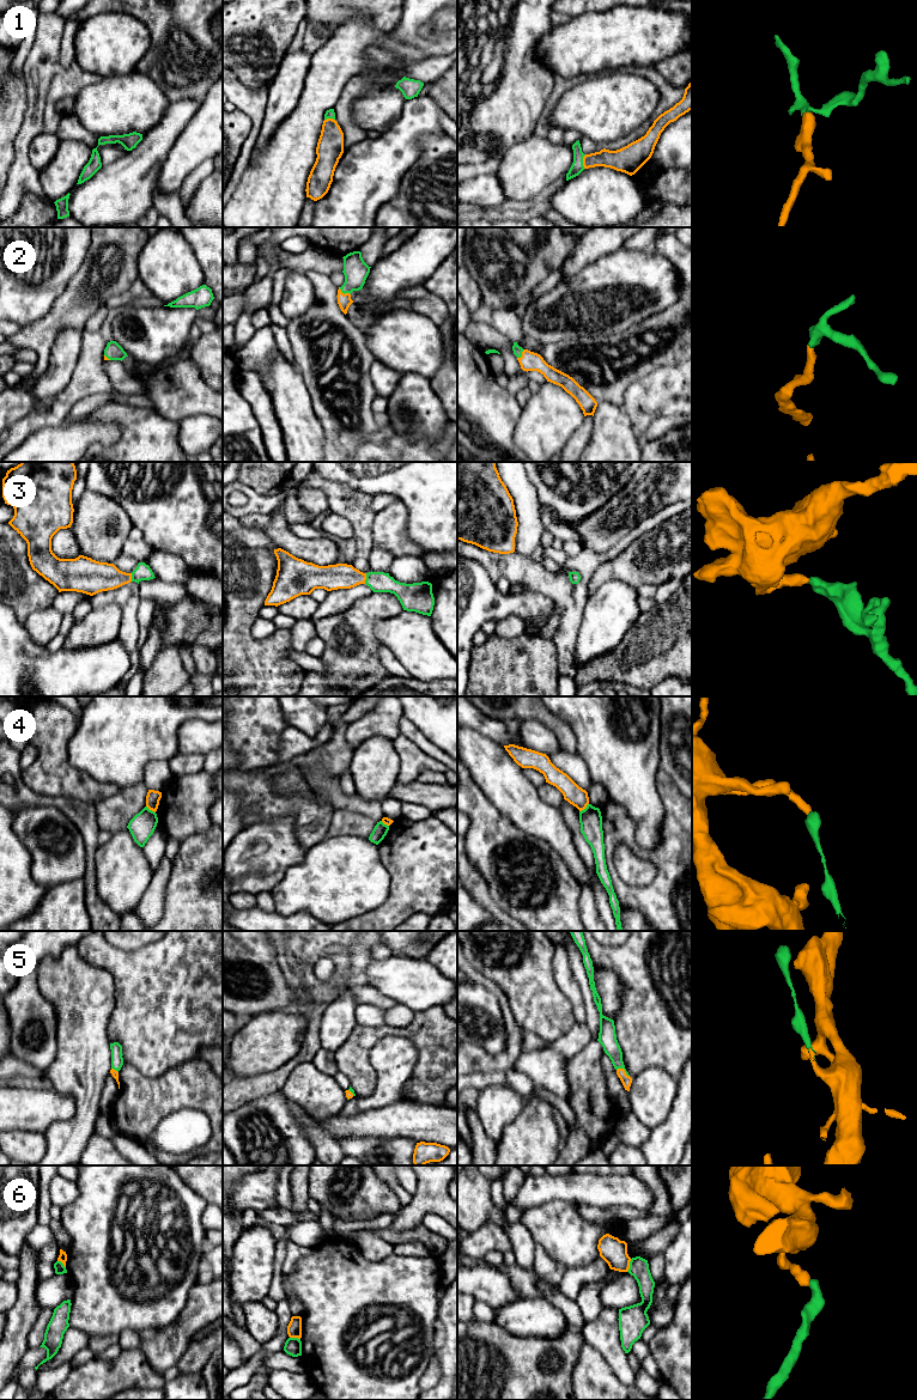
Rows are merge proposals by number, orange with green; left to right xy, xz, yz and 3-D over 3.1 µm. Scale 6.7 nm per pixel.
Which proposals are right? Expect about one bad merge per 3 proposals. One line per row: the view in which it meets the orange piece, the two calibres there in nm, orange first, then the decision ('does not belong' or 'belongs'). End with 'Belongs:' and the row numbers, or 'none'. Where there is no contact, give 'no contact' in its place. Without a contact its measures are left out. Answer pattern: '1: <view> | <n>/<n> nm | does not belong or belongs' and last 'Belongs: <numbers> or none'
1: yz | 140/80 nm | belongs
2: xz | 90/170 nm | belongs
3: xz | 180/140 nm | belongs
4: yz | 130/150 nm | does not belong
5: yz | 70/120 nm | belongs
6: yz | 180/130 nm | does not belong
Belongs: 1, 2, 3, 5

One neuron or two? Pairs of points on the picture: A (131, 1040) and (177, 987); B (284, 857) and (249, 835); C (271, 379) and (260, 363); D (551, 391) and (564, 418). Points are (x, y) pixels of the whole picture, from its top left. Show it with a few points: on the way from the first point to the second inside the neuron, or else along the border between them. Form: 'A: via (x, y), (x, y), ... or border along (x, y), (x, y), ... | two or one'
A: via (146, 1024), (152, 1020), (163, 1017), (169, 1003) | one
B: via (277, 848), (263, 835), (257, 835) | one
C: border along (279, 353), (260, 375) | two
D: via (551, 397), (551, 405), (558, 412) | one

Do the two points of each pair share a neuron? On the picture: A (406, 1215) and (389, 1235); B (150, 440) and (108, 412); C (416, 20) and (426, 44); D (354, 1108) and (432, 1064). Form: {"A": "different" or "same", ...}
{"A": "different", "B": "same", "C": "same", "D": "different"}

